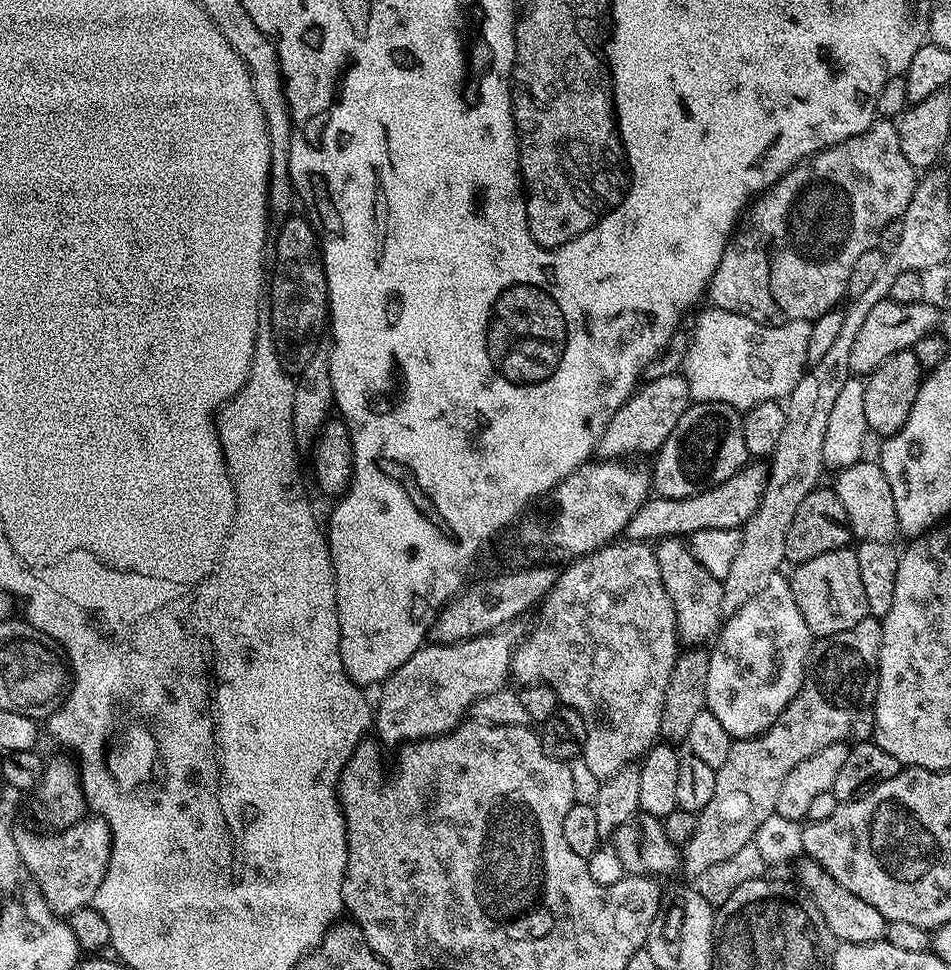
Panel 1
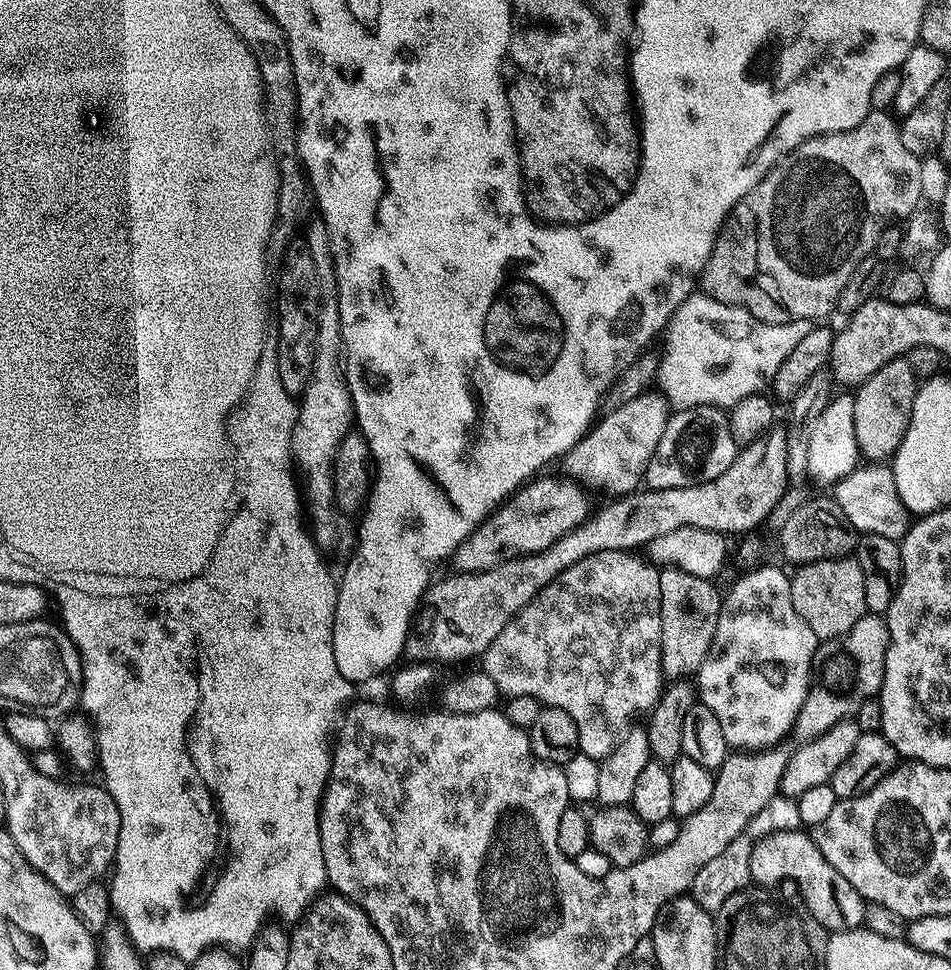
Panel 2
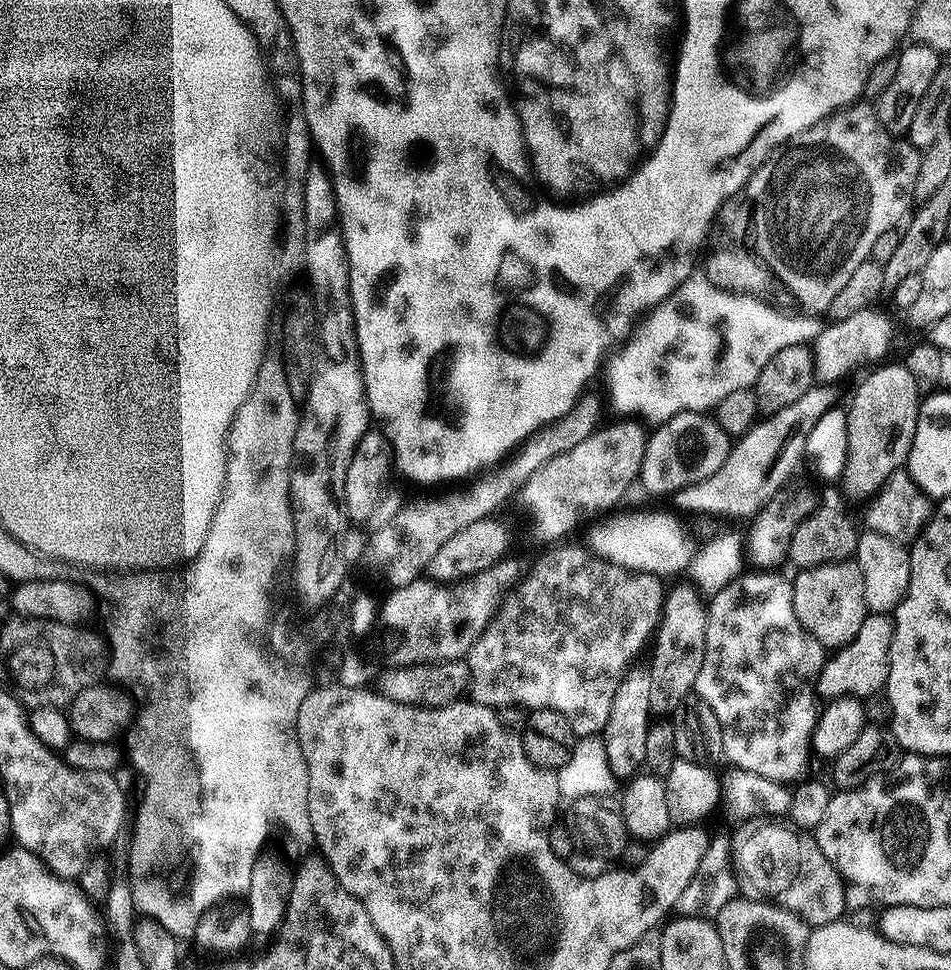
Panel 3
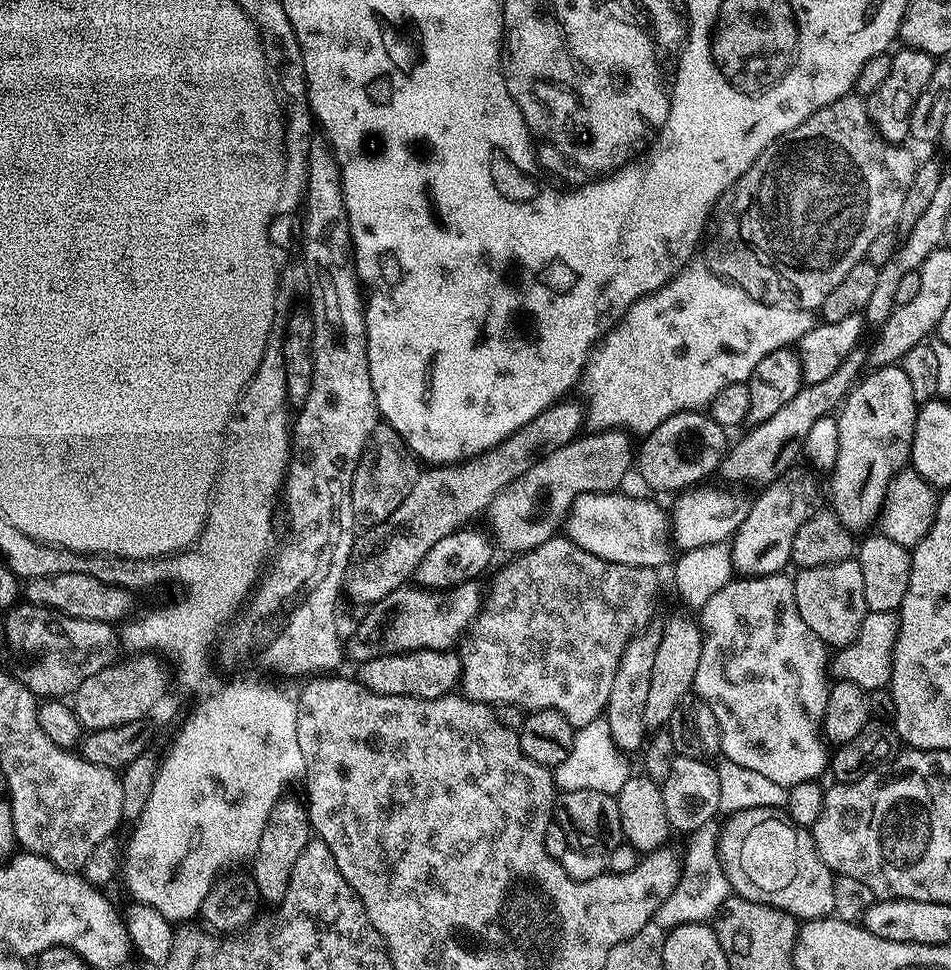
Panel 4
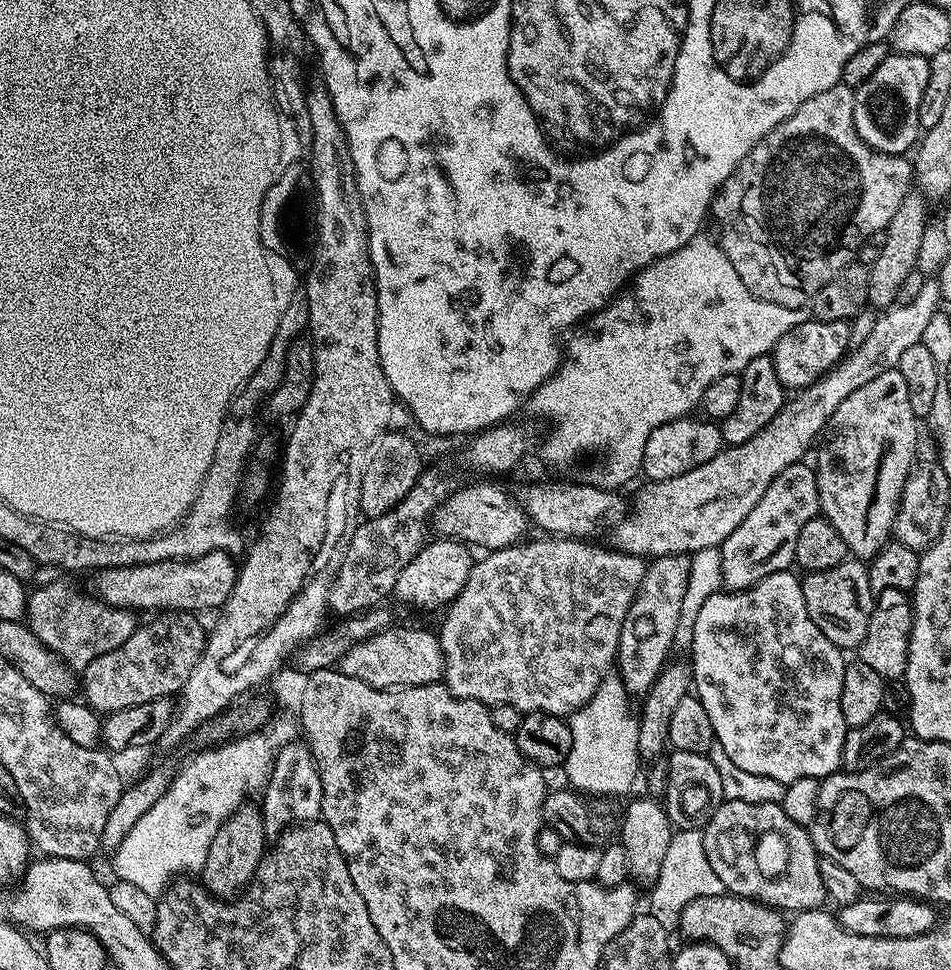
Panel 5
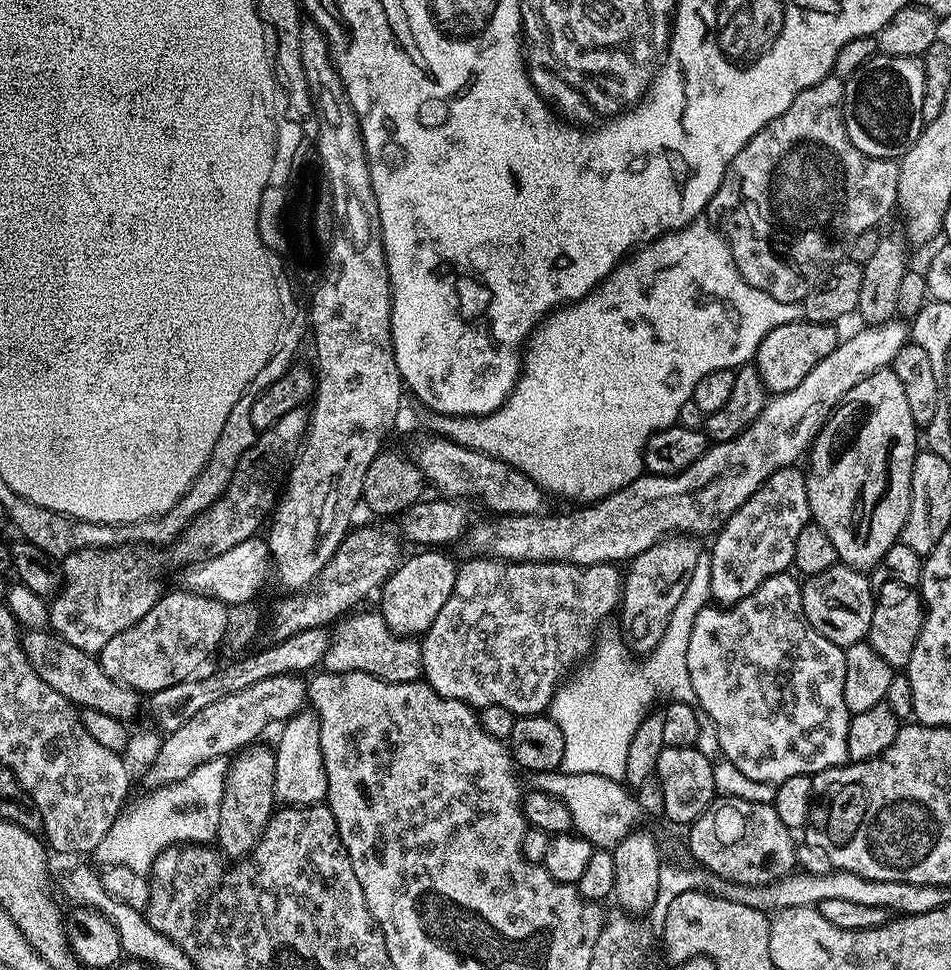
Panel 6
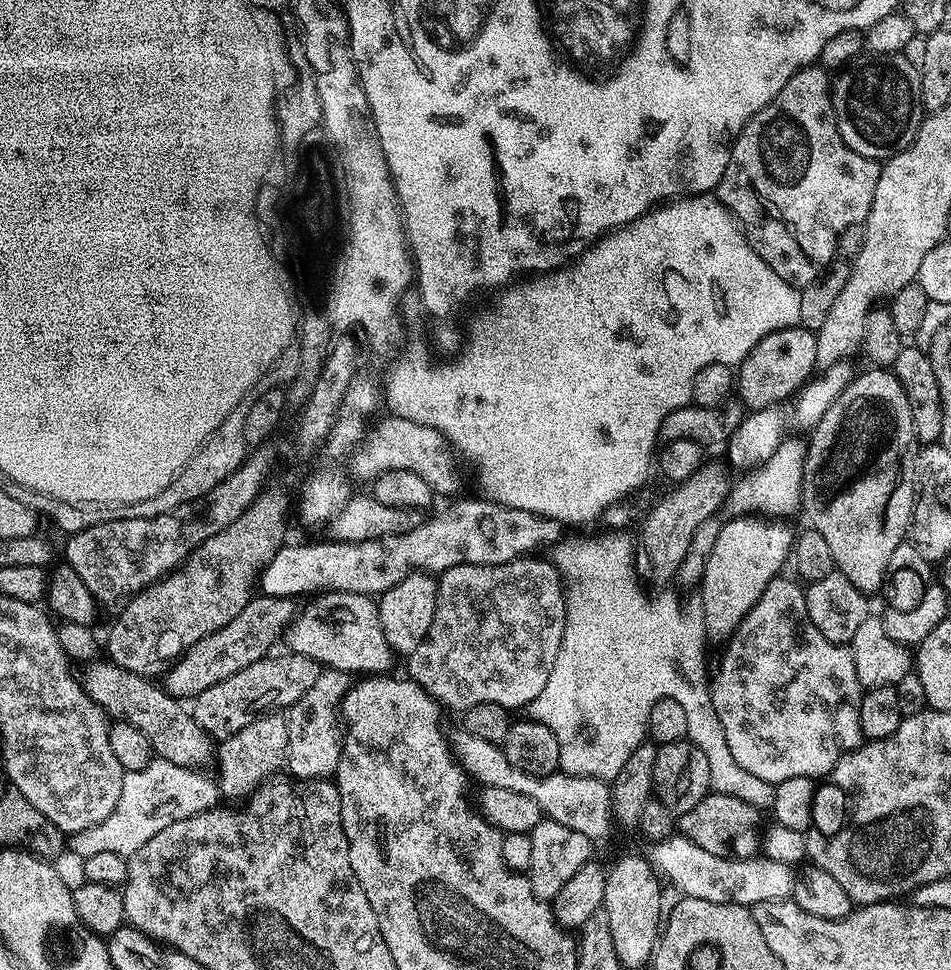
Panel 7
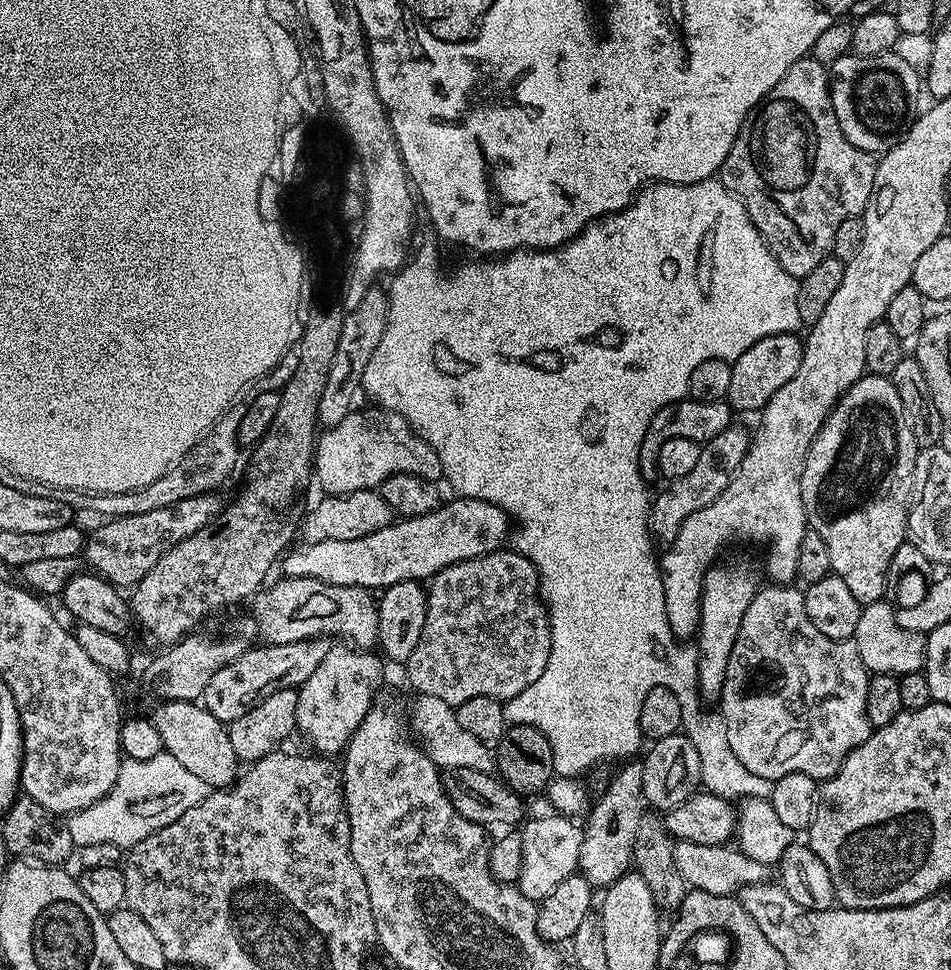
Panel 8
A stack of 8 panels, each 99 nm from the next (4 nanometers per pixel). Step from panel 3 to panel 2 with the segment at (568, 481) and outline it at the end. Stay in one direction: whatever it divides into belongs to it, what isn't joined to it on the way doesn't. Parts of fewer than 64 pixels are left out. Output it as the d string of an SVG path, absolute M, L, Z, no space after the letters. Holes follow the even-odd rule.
M656 390L643 392L638 398L626 402L626 406L618 406L618 410L601 415L584 437L562 457L563 475L585 489L605 492L608 498L619 498L637 491L644 484L644 475L650 466L650 458L654 458L654 450L658 450L658 442L662 442L662 430L666 430L669 415L668 401Z

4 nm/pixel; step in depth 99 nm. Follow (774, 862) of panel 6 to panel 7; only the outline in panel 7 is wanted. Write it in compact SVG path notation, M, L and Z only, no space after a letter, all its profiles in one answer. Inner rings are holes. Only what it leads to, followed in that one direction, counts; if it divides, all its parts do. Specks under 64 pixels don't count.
M712 792L704 796L694 810L679 813L679 835L690 838L694 846L702 846L710 854L718 854L718 858L730 860L751 860L761 851L762 828L760 832L761 809L750 806L750 802L742 802L742 798L730 798L726 794Z

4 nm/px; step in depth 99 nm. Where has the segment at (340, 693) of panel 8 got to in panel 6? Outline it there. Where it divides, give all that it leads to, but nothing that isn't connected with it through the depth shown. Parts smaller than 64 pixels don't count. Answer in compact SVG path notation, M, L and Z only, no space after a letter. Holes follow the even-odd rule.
M301 710L295 712L290 719L283 721L280 730L280 741L274 744L276 753L274 790L277 801L284 806L321 803L327 797L328 783L322 758L319 718L316 717L315 711Z

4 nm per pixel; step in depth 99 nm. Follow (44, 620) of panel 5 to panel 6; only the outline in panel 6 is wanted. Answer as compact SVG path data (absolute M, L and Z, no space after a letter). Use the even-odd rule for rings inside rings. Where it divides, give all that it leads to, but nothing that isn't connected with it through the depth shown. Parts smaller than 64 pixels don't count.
M120 547L82 548L62 560L63 584L51 601L48 622L51 631L70 646L89 654L100 653L114 634L136 624L166 591L164 568L170 567L172 560L160 549L163 547Z

